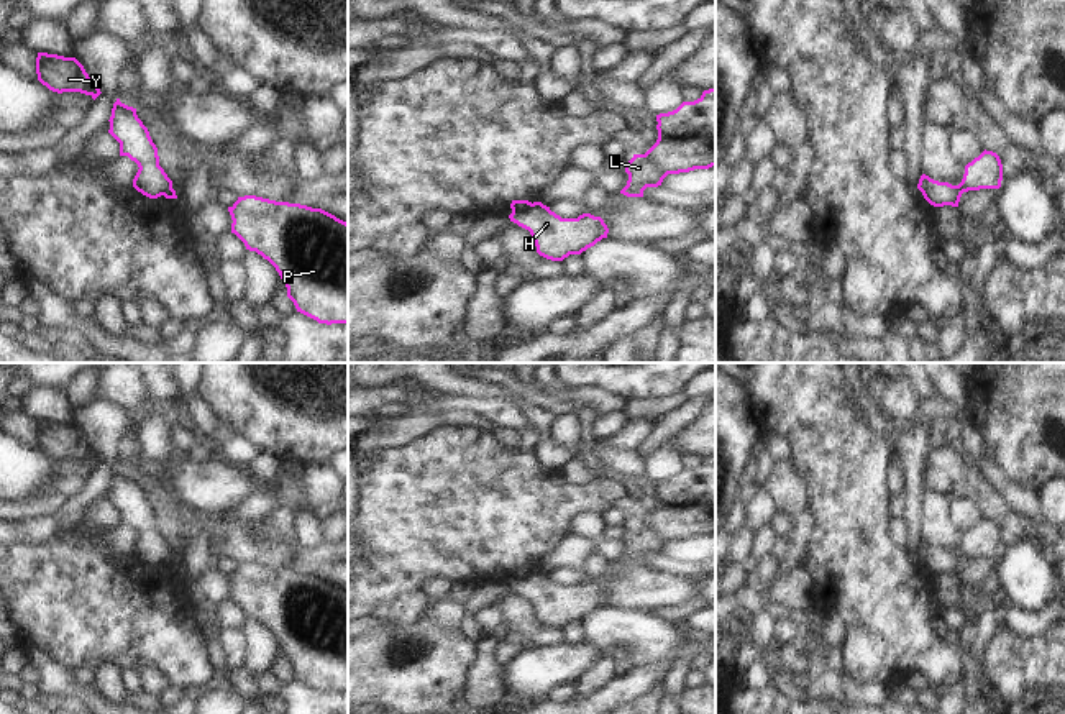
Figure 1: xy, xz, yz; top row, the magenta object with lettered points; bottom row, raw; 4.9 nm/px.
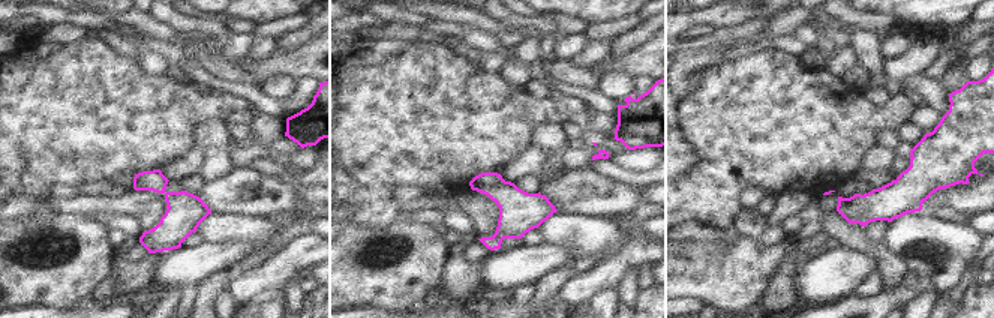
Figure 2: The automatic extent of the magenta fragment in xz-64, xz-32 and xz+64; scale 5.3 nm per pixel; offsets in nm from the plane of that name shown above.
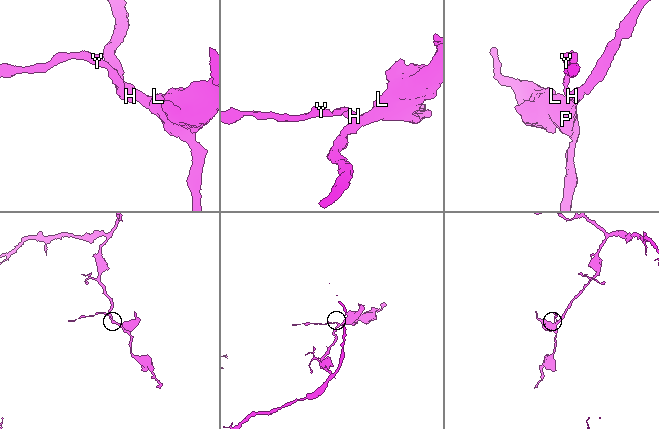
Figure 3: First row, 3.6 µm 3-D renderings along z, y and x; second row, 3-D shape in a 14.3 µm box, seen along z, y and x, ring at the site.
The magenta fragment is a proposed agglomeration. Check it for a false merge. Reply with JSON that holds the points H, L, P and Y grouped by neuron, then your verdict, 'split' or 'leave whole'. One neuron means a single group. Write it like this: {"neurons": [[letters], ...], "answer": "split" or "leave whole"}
{"neurons": [["H", "L", "P", "Y"]], "answer": "leave whole"}

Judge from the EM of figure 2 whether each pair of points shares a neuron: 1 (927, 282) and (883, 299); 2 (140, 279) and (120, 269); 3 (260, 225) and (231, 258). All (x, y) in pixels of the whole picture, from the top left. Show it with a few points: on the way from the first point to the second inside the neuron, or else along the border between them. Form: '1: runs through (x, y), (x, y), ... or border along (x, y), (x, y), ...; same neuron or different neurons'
1: runs through (916, 288), (894, 299); same neuron
2: runs through (135, 278), (125, 270); same neuron
3: border along (210, 240), (216, 243), (269, 242); different neurons

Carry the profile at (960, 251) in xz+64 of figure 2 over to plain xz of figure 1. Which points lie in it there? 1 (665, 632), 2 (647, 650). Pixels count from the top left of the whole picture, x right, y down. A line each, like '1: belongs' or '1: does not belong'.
1: belongs
2: belongs

